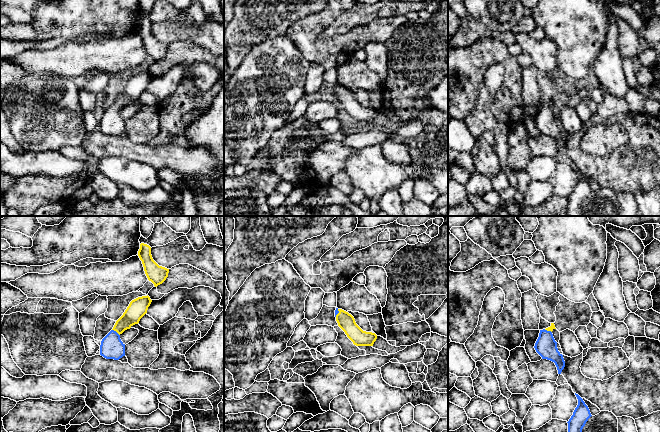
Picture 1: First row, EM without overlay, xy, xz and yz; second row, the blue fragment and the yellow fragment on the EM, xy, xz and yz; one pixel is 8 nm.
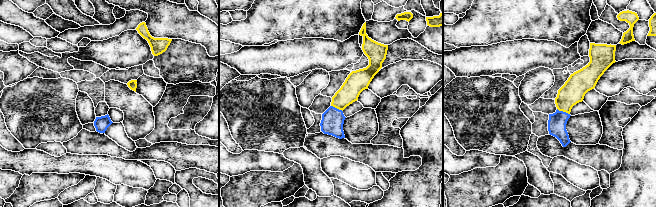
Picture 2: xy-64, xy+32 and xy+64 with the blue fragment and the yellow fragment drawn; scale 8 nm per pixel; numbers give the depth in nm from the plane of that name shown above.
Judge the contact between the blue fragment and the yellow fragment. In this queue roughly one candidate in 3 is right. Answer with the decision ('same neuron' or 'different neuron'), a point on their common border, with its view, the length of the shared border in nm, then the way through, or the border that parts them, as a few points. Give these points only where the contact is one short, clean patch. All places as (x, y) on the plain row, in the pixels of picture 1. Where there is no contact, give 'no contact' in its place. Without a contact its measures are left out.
same neuron; meets blue in xy at (116, 108); contact 80 nm long; runs through xy (111, 123), (112, 114), (116, 108), (137, 85)

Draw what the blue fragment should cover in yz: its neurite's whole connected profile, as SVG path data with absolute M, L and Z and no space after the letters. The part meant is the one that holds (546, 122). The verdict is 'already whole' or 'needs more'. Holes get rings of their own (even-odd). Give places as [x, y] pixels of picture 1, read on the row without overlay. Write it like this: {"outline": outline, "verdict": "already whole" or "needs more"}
{"outline": "M554 99L551 102L540 106L539 113L535 119L536 128L542 133L555 139L558 150L561 150L565 143L563 131L558 127L557 118L555 117L552 107L556 105Z", "verdict": "needs more"}

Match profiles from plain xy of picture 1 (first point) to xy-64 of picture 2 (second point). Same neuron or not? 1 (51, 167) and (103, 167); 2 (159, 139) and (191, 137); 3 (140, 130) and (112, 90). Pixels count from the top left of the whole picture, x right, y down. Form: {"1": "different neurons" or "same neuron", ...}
{"1": "same neuron", "2": "same neuron", "3": "same neuron"}

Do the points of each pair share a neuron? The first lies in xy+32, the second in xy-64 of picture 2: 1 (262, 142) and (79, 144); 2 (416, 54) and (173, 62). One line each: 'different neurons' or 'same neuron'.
1: different neurons
2: same neuron

